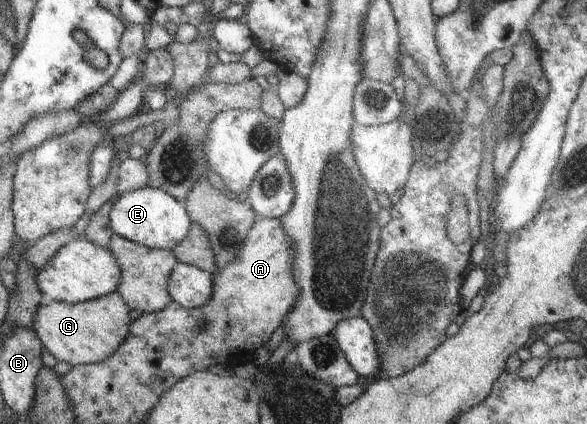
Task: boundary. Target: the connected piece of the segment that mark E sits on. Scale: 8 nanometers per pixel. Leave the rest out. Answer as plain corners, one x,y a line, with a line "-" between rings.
147,185
119,194
117,199
108,214
113,236
120,236
144,247
173,250
188,234
192,221
185,207
160,188
151,188

